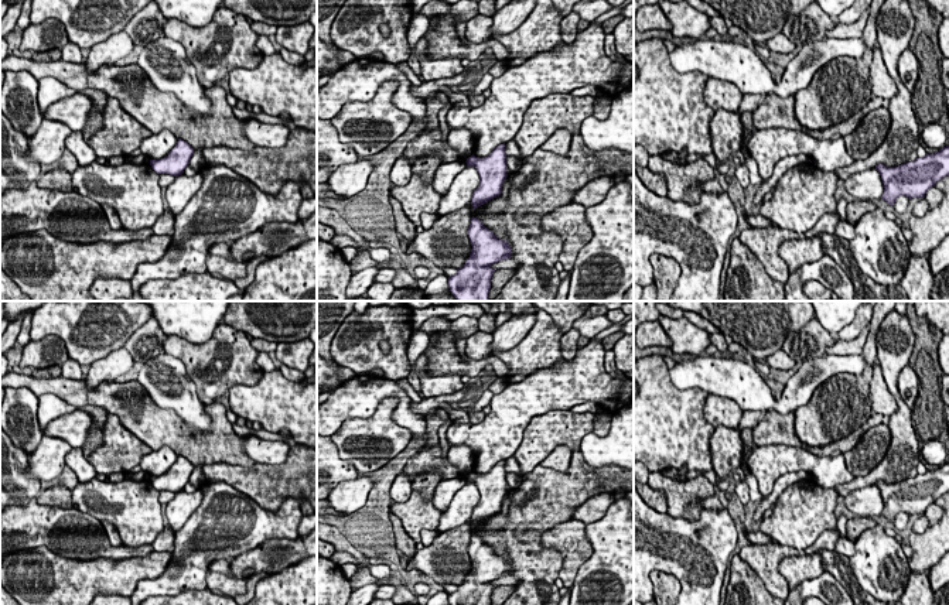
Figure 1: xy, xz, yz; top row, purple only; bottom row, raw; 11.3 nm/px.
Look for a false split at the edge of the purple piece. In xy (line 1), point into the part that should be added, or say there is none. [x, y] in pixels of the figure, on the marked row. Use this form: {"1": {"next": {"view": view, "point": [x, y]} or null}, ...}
{"1": {"next": null}}

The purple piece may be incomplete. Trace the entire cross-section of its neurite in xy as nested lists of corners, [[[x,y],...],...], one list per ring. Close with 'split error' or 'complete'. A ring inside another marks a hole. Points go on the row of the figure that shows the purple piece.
[[[178,139],[175,147],[161,160],[150,160],[151,168],[157,174],[170,174],[178,177],[184,172],[185,167],[194,154],[194,148],[184,140]]]; complete

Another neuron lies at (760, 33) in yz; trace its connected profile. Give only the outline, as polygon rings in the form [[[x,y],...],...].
[[[703,0],[730,18],[745,37],[765,44],[782,33],[791,14],[799,14],[815,0]]]

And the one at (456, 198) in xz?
[[[467,165],[451,182],[450,189],[443,195],[437,213],[451,213],[471,204],[474,191],[479,187],[479,174],[475,167]]]

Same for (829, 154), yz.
[[[784,127],[754,130],[747,150],[755,160],[762,181],[772,177],[779,160],[791,155],[805,154],[825,172],[849,167],[856,161],[846,151],[844,137],[816,140],[808,133]]]

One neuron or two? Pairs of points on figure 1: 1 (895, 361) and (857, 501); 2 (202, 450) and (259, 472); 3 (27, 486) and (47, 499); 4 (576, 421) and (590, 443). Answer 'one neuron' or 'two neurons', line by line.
1: two neurons
2: two neurons
3: two neurons
4: two neurons

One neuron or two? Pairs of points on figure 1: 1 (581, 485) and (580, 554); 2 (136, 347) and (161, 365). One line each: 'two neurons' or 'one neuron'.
1: two neurons
2: two neurons

